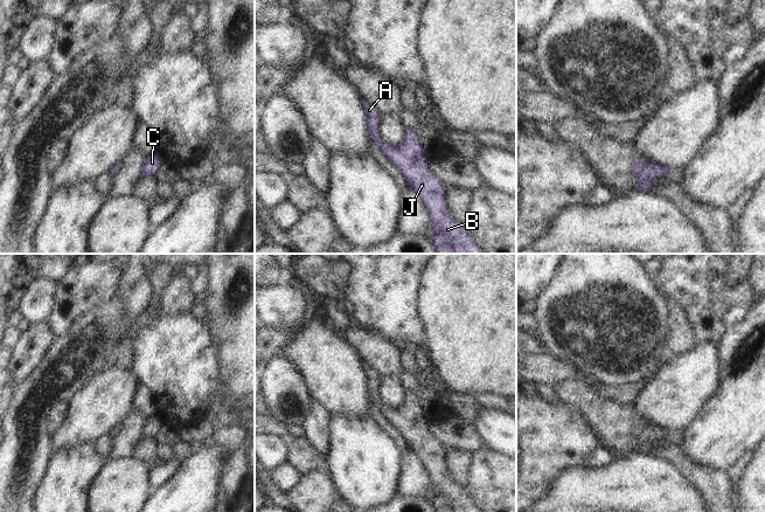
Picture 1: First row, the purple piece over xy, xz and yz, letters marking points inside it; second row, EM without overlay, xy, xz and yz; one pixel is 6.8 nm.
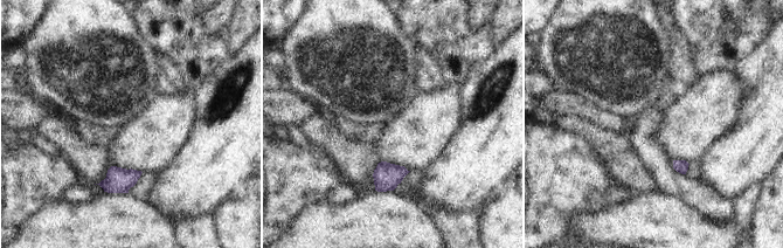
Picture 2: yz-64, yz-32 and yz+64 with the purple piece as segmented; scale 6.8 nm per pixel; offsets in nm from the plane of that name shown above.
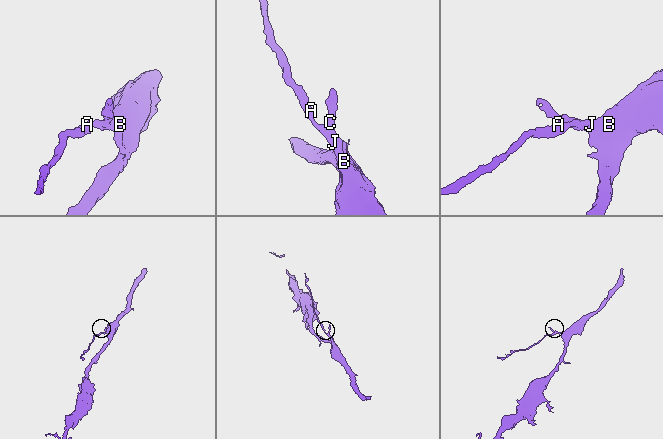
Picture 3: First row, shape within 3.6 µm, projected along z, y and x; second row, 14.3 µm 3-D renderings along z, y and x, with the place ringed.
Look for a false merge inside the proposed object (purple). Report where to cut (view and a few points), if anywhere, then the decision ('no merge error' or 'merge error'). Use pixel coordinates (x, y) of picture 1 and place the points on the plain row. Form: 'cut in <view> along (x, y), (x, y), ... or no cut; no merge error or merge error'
no cut; no merge error

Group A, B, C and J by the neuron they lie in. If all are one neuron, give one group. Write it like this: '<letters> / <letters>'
A B C J

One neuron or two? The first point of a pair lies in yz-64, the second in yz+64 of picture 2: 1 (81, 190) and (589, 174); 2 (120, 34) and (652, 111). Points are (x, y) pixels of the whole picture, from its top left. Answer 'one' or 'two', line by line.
1: two
2: two

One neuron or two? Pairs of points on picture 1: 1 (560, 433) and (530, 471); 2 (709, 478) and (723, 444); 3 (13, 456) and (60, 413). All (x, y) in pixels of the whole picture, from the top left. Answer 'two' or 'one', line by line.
1: one
2: two
3: two

